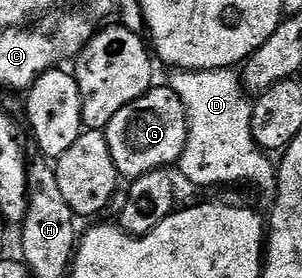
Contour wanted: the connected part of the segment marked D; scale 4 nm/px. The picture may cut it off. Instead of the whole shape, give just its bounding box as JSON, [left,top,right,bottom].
[168,69,278,201]

